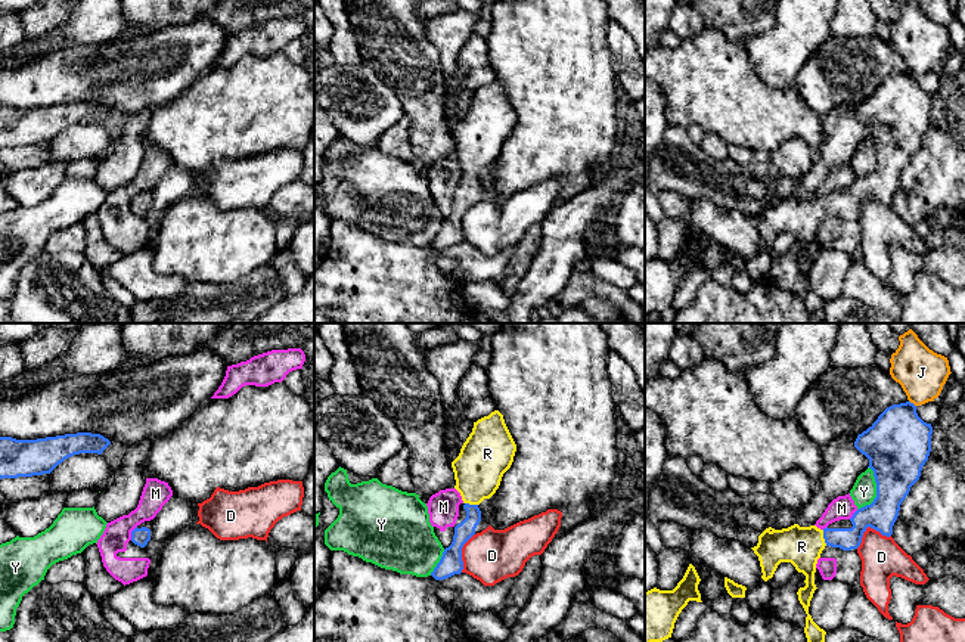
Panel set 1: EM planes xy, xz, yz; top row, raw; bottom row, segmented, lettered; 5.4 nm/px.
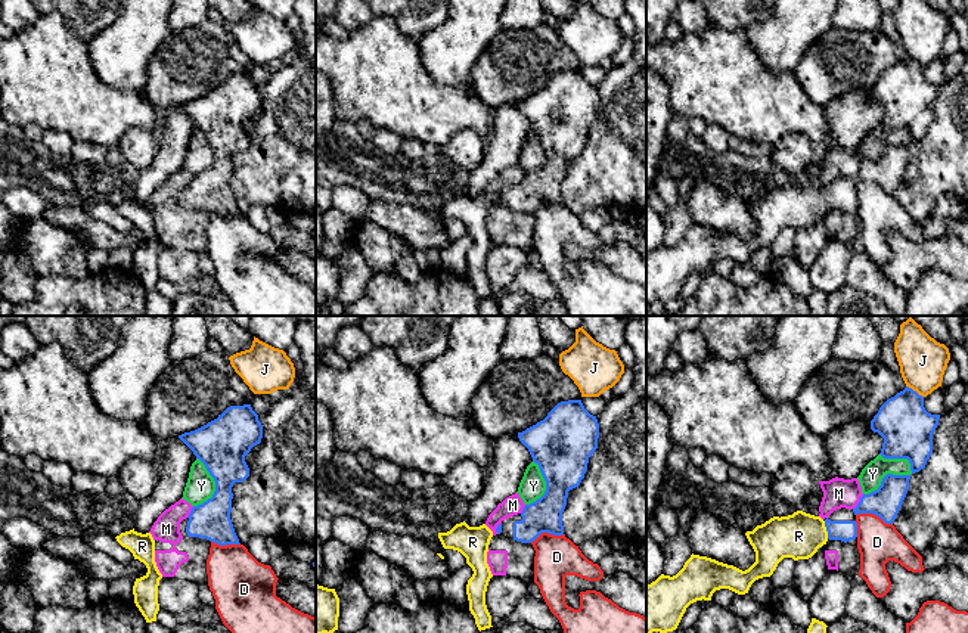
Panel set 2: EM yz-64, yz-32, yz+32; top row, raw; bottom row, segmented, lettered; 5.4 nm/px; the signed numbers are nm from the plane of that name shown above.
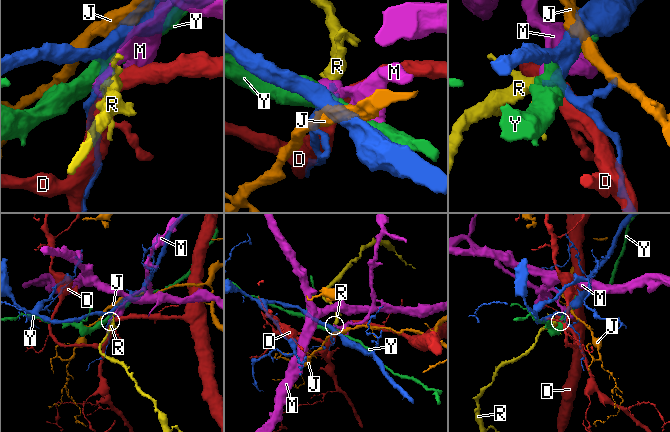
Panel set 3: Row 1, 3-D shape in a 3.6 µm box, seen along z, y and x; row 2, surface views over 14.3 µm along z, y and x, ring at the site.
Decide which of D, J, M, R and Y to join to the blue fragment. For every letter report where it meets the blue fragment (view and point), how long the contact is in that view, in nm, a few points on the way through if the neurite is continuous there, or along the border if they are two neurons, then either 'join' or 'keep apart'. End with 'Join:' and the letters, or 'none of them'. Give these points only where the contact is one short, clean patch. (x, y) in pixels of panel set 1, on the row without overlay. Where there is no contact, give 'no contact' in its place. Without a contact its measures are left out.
D: contact yz (868, 195); length 200 nm; keep apart
J: contact yz (912, 73); length 50 nm; keep apart
M: contact xy (132, 202); length 90 nm; border xy (136, 195), (130, 208); keep apart
R: contact yz (824, 207); length 90 nm; way yz (846, 208), (824, 207), (801, 216); join
Y: contact yz (877, 161); length 240 nm; keep apart
Join: R

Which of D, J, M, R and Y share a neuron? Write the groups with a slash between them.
D / J / M / R / Y

